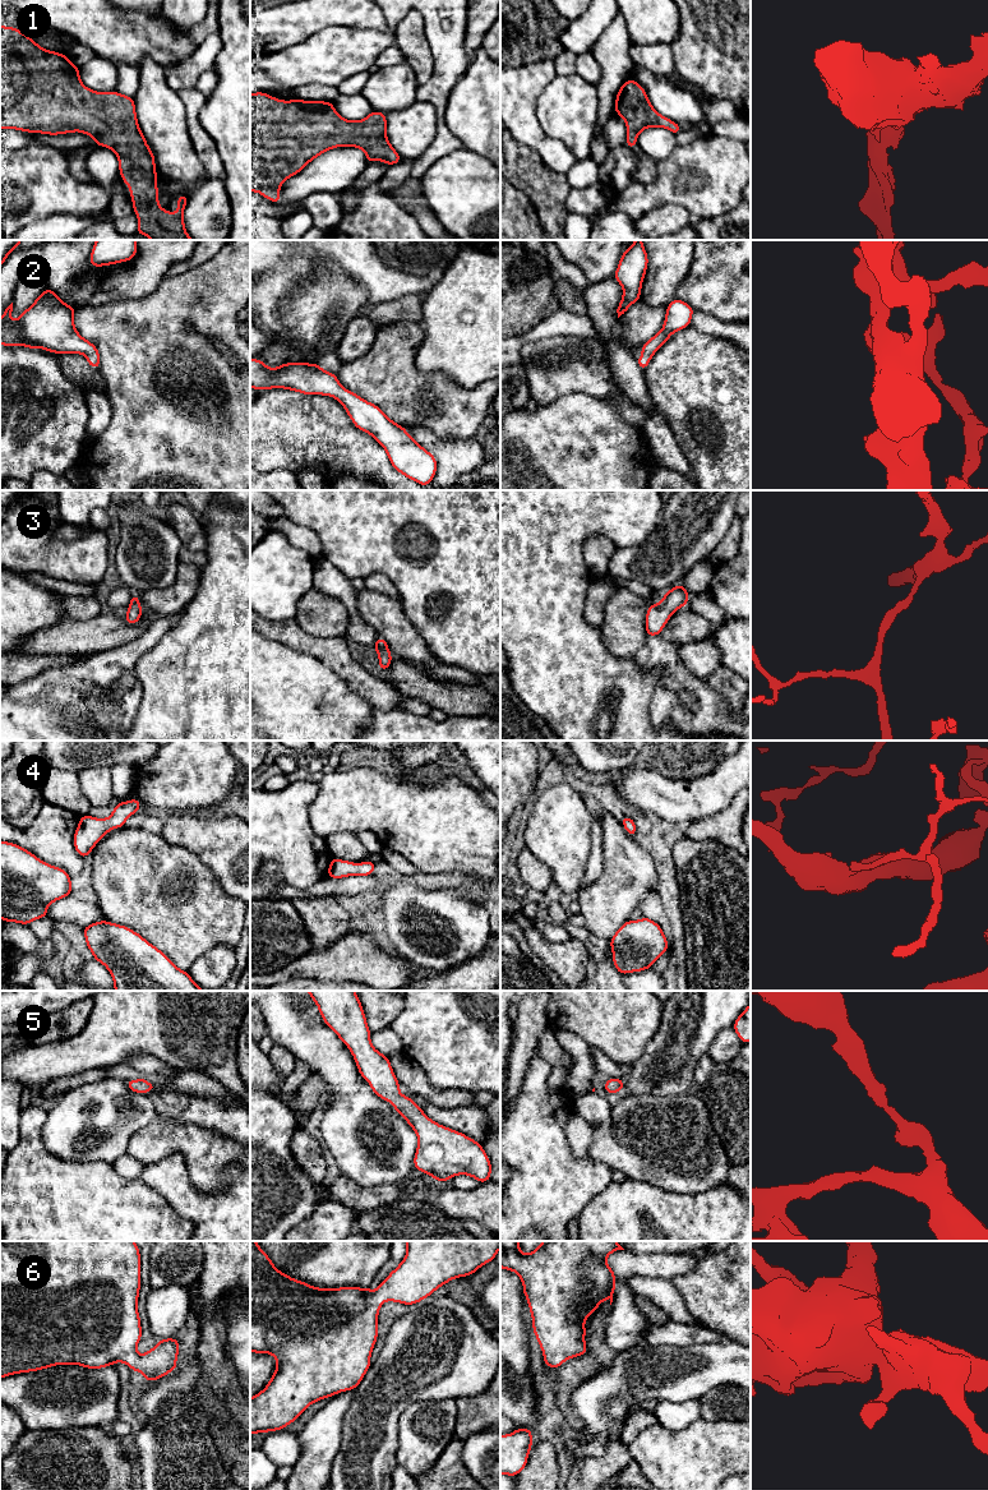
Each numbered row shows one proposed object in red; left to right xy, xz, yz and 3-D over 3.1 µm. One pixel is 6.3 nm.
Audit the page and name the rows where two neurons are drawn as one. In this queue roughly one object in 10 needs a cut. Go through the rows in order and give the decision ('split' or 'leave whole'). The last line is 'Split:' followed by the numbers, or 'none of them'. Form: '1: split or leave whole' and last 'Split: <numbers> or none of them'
1: leave whole
2: leave whole
3: leave whole
4: leave whole
5: leave whole
6: leave whole
Split: none of them

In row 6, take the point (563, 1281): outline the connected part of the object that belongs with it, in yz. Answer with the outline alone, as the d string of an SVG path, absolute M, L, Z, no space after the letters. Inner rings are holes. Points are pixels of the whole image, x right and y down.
M500 1241L500 1268L516 1272L523 1284L532 1316L532 1329L544 1355L548 1367L560 1367L568 1358L585 1355L585 1320L605 1300L613 1302L617 1277L606 1264L606 1256L617 1250L624 1250L617 1241L541 1241L531 1254L520 1251L518 1241Z

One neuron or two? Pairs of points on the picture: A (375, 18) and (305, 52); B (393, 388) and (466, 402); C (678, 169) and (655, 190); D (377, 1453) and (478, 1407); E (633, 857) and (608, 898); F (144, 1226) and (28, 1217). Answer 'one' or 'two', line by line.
A: two
B: one
C: one
D: two
E: one
F: one

